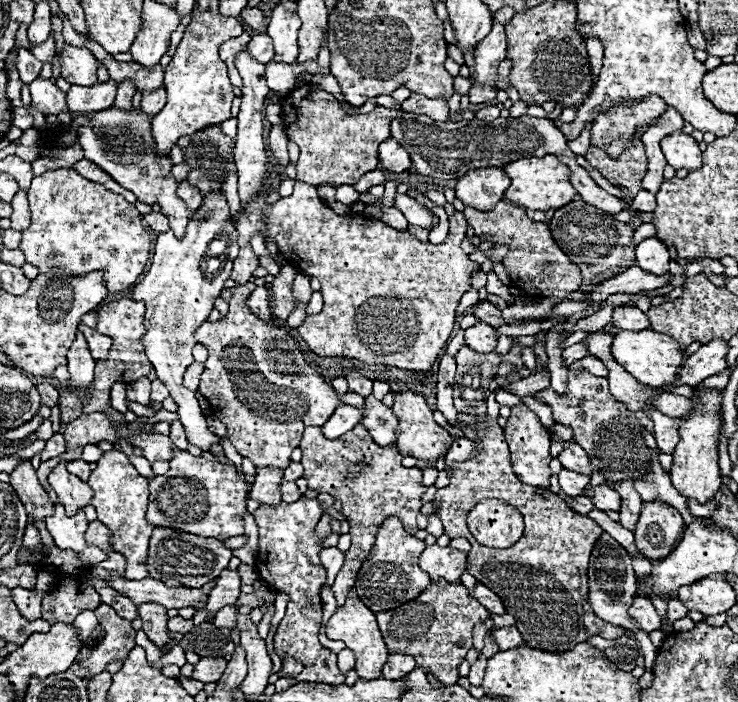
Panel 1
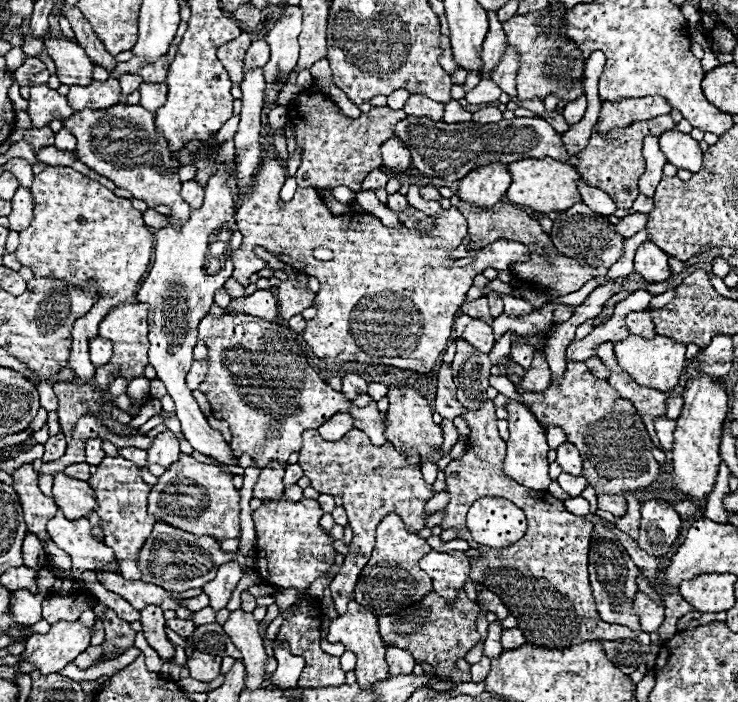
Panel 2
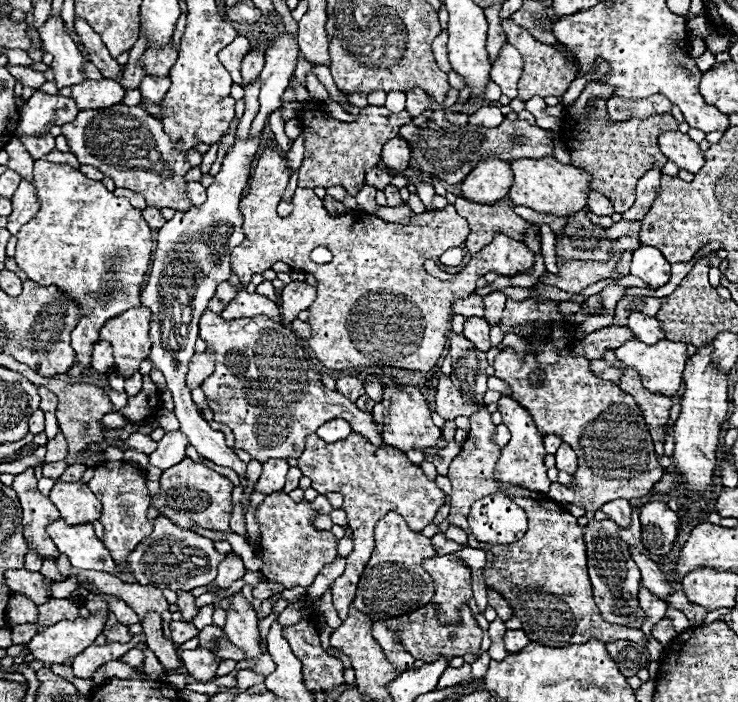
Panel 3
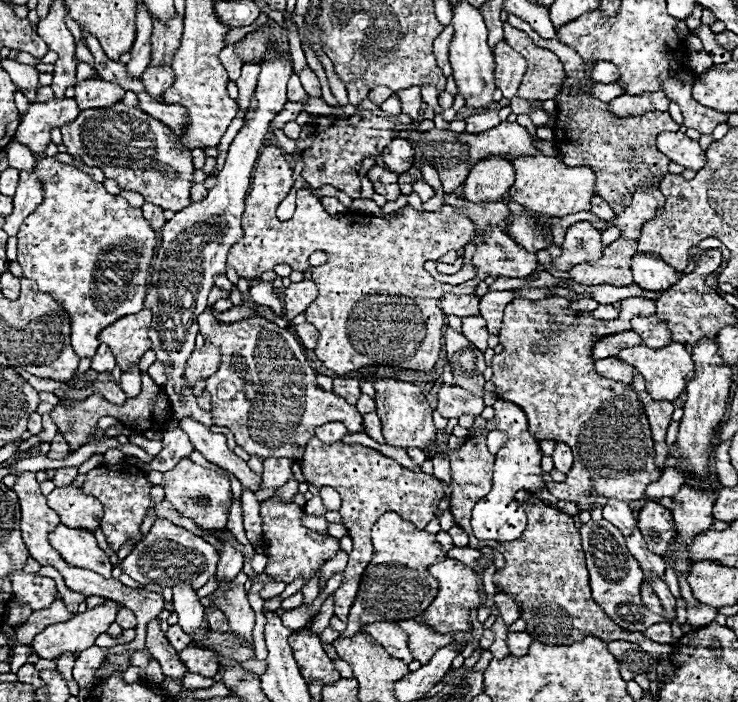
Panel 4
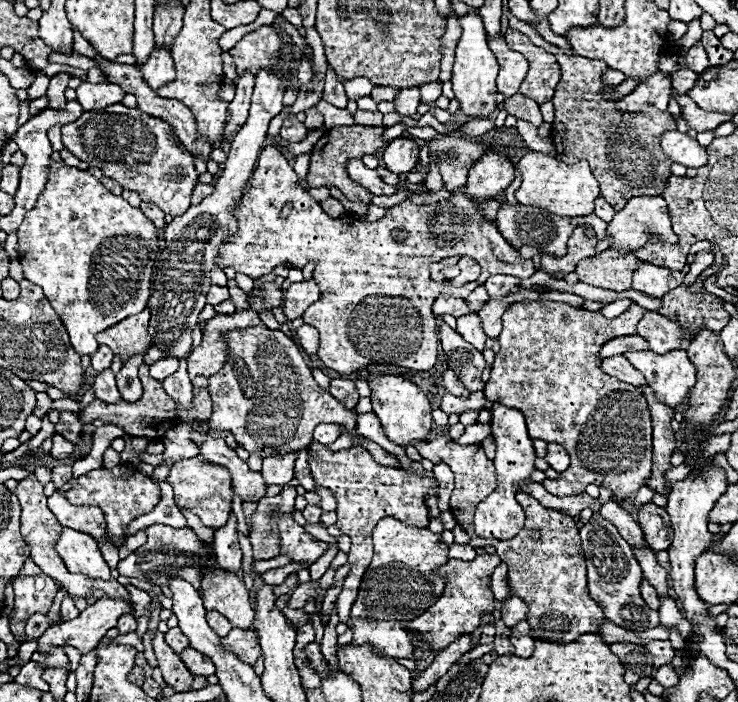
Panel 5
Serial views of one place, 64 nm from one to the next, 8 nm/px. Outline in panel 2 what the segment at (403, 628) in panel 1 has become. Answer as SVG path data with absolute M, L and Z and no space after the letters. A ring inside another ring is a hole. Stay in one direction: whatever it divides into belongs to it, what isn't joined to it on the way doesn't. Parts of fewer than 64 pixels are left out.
M434 590L424 596L418 604L404 608L402 612L390 616L378 616L380 634L386 644L394 644L396 648L406 648L418 664L426 662L436 668L440 678L446 678L452 670L456 670L456 660L464 658L466 652L478 644L480 634L476 632L476 618L480 614L480 604L472 602L466 592L458 592L456 600L450 604Z

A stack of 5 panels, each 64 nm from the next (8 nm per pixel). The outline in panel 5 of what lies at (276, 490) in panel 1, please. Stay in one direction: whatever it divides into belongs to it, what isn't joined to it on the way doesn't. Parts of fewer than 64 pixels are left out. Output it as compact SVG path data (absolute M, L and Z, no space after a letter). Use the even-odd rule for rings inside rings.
M294 454L264 458L262 476L264 476L266 486L272 486L272 484L286 486L294 478L294 462L296 462Z

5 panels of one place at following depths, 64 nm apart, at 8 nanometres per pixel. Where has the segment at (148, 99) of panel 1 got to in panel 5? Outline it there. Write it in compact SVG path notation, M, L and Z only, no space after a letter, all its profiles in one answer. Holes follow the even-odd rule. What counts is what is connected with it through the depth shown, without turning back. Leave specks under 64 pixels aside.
M156 48L152 52L150 60L140 68L140 72L152 90L158 90L160 86L174 82L174 76L176 76L170 52L156 50Z

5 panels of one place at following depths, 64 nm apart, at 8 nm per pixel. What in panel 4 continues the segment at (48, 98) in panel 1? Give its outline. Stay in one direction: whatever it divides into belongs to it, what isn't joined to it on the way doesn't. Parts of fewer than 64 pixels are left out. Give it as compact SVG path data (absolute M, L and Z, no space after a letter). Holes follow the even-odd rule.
M74 98L30 102L28 110L20 120L18 132L14 134L14 140L28 146L38 162L44 158L42 152L50 140L50 130L62 124L70 124L70 120L78 118L78 112L80 108Z

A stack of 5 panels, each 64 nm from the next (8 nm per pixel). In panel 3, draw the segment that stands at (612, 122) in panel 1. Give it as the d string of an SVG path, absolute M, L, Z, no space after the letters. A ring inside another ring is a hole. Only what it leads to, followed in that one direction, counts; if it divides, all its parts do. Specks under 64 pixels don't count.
M614 96L614 98L606 100L606 108L608 108L610 122L622 122L622 120L630 120L630 118L668 114L672 110L672 104L670 104L670 100L666 100L666 96L648 96L648 98L640 98L640 100Z

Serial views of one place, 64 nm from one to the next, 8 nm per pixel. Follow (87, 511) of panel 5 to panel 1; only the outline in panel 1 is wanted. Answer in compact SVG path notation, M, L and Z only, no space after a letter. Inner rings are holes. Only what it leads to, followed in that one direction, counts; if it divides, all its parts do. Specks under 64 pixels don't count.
M60 462L48 474L48 482L54 488L54 492L58 494L58 502L64 504L68 516L78 512L92 500L92 488L86 482L78 480L78 476L66 472L66 462Z

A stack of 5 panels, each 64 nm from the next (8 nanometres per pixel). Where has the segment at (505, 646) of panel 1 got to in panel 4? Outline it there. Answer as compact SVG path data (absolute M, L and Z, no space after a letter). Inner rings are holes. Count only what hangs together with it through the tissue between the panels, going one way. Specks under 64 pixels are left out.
M508 632L506 644L512 656L524 656L528 652L528 646L532 644L532 638L528 632Z

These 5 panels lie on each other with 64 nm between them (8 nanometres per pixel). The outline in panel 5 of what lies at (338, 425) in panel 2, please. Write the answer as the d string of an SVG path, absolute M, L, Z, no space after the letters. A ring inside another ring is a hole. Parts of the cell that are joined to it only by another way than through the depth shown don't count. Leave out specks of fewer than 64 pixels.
M320 424L314 430L314 442L320 444L332 444L340 436L340 426L338 424Z

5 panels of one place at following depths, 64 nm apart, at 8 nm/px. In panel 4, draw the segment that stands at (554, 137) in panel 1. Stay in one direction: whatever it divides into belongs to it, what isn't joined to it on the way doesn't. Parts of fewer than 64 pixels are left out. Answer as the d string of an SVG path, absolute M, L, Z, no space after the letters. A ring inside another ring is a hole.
M502 122L500 126L492 128L492 130L486 130L486 132L480 132L480 134L470 134L470 132L452 132L452 130L428 130L428 132L416 132L416 130L400 130L398 132L400 138L406 138L412 142L414 152L416 152L416 158L426 158L426 162L438 170L440 174L440 180L442 180L442 186L444 186L444 192L450 194L456 186L460 186L470 168L474 168L476 162L480 162L482 158L488 158L488 156L502 156L506 160L514 160L519 156L526 156L526 152L540 152L536 148L536 142L534 142L534 136L520 124L516 122ZM598 194L592 196L592 212L594 212L596 216L600 216L602 220L608 220L608 222L616 216L614 210L608 206L608 202L606 202L602 196L598 196Z

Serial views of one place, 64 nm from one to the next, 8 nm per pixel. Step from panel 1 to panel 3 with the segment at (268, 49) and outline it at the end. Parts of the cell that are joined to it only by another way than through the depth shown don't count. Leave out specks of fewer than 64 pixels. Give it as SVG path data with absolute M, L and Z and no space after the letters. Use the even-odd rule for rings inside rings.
M256 46L252 48L246 56L244 56L244 62L242 62L242 86L246 86L248 82L252 82L256 76L260 76L262 72L262 64L264 64L266 56L264 56L264 48L262 46Z

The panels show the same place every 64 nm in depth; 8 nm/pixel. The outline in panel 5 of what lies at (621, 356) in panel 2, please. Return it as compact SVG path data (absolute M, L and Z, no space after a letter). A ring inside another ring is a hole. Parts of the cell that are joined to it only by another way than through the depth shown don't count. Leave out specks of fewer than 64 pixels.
M634 350L624 354L636 370L640 370L654 390L654 396L668 406L678 406L696 382L696 368L688 360L686 350L656 354L652 350Z

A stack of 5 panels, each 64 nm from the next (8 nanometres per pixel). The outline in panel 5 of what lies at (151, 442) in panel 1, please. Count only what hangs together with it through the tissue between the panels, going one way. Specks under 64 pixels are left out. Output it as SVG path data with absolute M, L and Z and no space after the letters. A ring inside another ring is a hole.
M184 422L184 424L176 424L174 428L170 428L166 432L166 436L162 438L164 442L164 452L162 452L162 464L160 466L154 466L154 472L152 476L158 478L158 480L164 480L170 472L170 468L180 460L180 458L190 458L190 456L198 456L200 450L198 446L192 442L192 432L190 432L190 426L198 428L198 422Z

